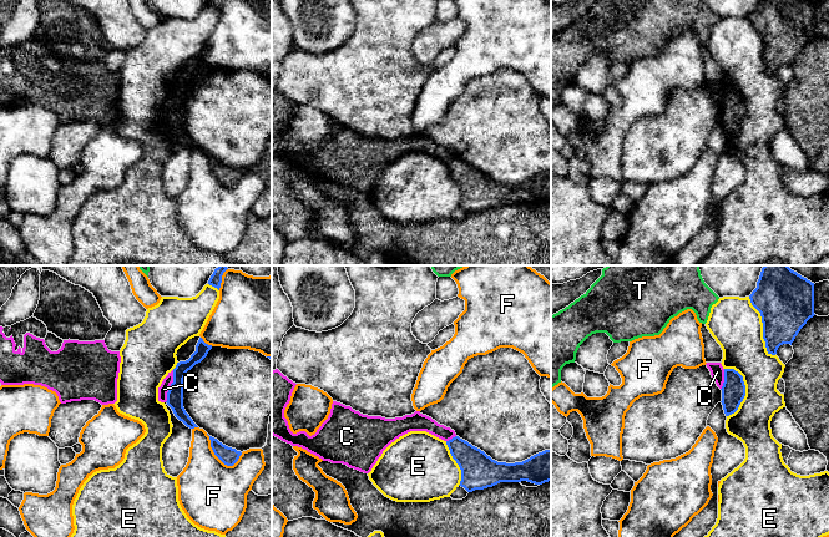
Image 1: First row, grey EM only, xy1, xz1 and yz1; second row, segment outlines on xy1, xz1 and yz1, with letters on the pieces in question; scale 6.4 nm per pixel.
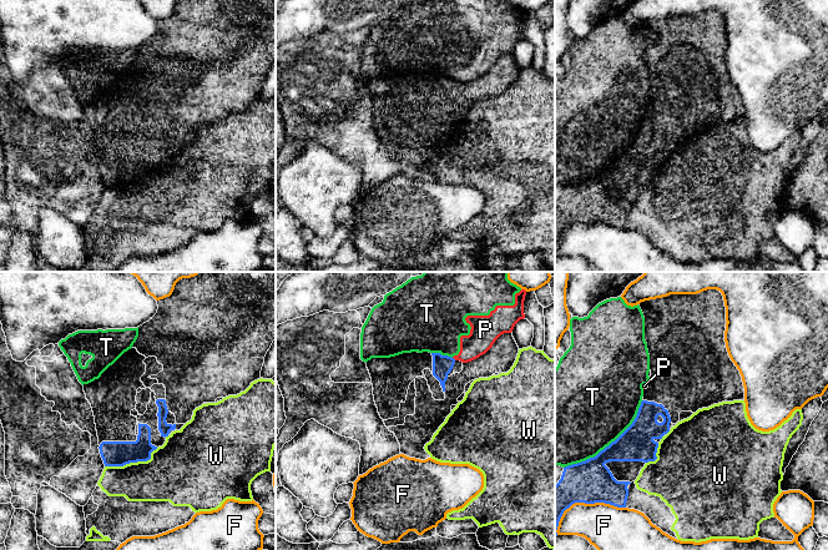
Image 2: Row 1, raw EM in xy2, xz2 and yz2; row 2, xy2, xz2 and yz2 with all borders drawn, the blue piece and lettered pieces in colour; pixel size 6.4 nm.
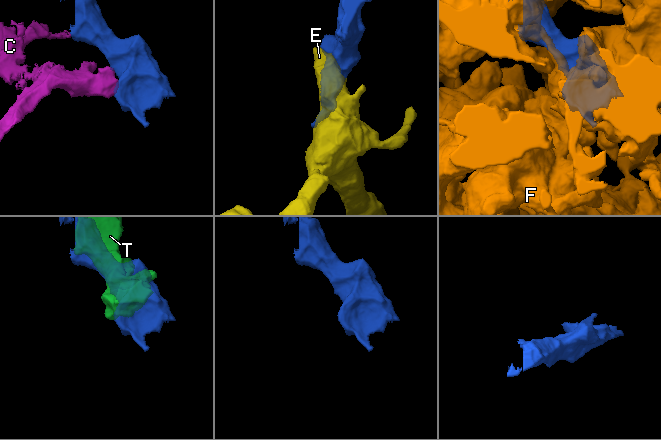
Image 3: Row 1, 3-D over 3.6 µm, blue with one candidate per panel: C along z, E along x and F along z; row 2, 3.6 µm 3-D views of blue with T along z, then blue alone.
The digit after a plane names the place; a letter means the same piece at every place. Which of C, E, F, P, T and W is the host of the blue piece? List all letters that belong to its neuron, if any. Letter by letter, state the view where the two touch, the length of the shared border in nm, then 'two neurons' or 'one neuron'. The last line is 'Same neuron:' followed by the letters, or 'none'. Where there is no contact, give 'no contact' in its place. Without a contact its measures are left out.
C: contact in xy1; length 220 nm; two neurons
E: contact in yz1; length 420 nm; two neurons
F: contact in yz2; length 480 nm; two neurons
P: no contact; two neurons
T: contact in yz2; length 650 nm; two neurons
W: contact in xy2; length 360 nm; two neurons
Same neuron: none

